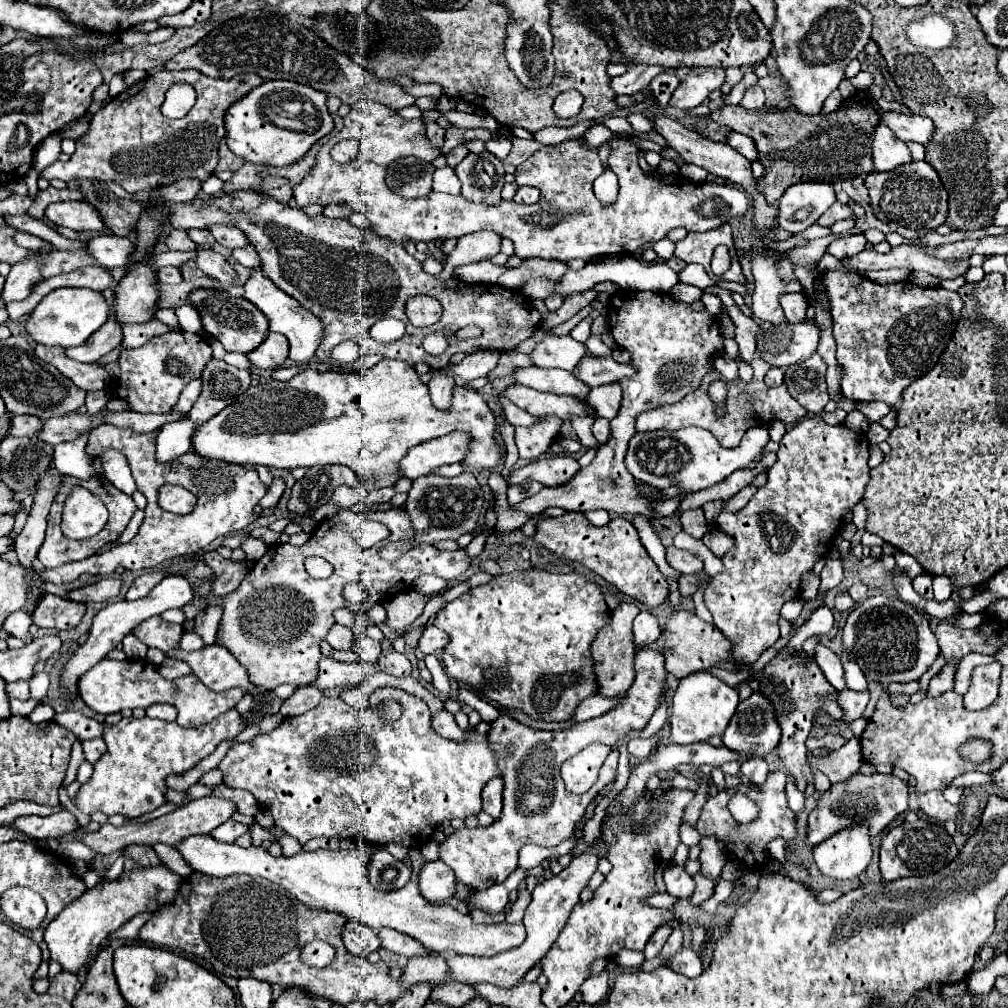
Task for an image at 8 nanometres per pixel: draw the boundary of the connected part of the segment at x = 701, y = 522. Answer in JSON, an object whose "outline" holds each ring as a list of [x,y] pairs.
{"outline":[[[694,508],[694,510],[686,510],[680,512],[680,526],[686,534],[694,536],[694,538],[702,538],[704,532],[708,530],[708,522],[704,518],[702,508]]]}

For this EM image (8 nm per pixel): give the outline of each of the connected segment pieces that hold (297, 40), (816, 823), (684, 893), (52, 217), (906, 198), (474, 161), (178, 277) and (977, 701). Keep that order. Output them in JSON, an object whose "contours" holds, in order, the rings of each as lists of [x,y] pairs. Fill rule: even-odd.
{"contours":[[[[256,10],[236,16],[220,28],[214,28],[206,38],[196,42],[192,48],[186,48],[172,62],[166,64],[168,70],[200,70],[210,78],[234,78],[242,72],[256,72],[264,80],[294,80],[308,84],[326,94],[336,94],[344,104],[352,106],[356,100],[374,100],[392,110],[414,104],[414,96],[406,94],[404,88],[396,82],[380,82],[374,74],[360,68],[346,54],[336,52],[320,40],[310,28],[292,22],[288,16],[282,16],[272,10]]],[[[856,772],[844,782],[832,784],[820,798],[816,808],[810,812],[808,818],[808,844],[816,846],[818,842],[834,836],[844,828],[852,828],[858,824],[868,826],[870,838],[880,834],[898,814],[908,810],[908,786],[904,780],[896,778],[894,774],[872,774],[864,776]]],[[[672,864],[664,870],[664,884],[666,884],[666,892],[678,900],[690,898],[694,892],[692,876],[688,876],[684,868],[678,864]]],[[[54,202],[46,208],[46,218],[58,226],[72,230],[104,230],[98,210],[88,202]]],[[[908,162],[892,172],[872,172],[864,178],[870,192],[870,206],[880,222],[896,222],[912,230],[934,230],[946,222],[948,194],[928,162]]],[[[488,150],[468,154],[456,168],[462,182],[462,196],[472,202],[500,204],[500,190],[504,186],[504,166]]],[[[166,266],[158,270],[158,280],[162,284],[180,284],[182,282],[182,272],[180,266]]],[[[1000,662],[978,666],[972,674],[970,690],[964,694],[964,706],[968,710],[984,710],[992,706],[992,702],[998,696],[998,684],[1000,684]]]]}

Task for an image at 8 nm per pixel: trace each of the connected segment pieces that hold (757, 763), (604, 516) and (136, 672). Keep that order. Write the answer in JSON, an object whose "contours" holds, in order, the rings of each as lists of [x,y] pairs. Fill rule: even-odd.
{"contours":[[[[750,758],[750,760],[746,760],[746,762],[742,764],[740,770],[742,770],[742,772],[750,778],[750,782],[754,782],[754,784],[762,784],[762,782],[766,780],[766,776],[768,776],[768,764],[766,764],[764,758]]],[[[603,509],[584,511],[583,513],[595,526],[604,526],[610,521],[609,513]]],[[[110,658],[100,660],[100,664],[92,666],[88,672],[84,672],[84,676],[80,676],[78,692],[80,692],[80,698],[86,702],[86,706],[98,714],[112,714],[124,708],[146,710],[150,704],[166,702],[166,704],[176,706],[178,724],[186,728],[212,722],[216,716],[232,710],[240,702],[240,698],[246,694],[244,688],[232,688],[228,692],[212,692],[194,674],[188,674],[176,680],[166,680],[158,674],[158,666],[144,660],[126,660],[120,670],[120,662],[110,660]]]]}

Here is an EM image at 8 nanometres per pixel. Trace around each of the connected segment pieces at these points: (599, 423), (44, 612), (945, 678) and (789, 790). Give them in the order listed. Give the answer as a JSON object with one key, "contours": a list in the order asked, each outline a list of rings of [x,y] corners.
{"contours":[[[[596,416],[594,418],[594,424],[592,424],[592,434],[596,436],[596,440],[600,444],[604,444],[608,440],[608,436],[610,436],[610,424],[608,424],[608,420]]],[[[44,592],[44,596],[40,596],[32,612],[32,620],[40,628],[66,630],[66,628],[78,626],[84,612],[86,612],[86,606],[82,602],[72,602],[72,600]]],[[[946,666],[942,670],[942,674],[934,676],[930,680],[930,686],[928,686],[928,692],[926,692],[926,698],[934,698],[934,696],[940,696],[944,690],[950,690],[954,686],[954,676],[952,676],[952,670],[954,666]]],[[[788,782],[788,784],[786,784],[786,796],[788,796],[790,808],[792,808],[796,814],[804,810],[804,794],[796,788],[794,782]]]]}

